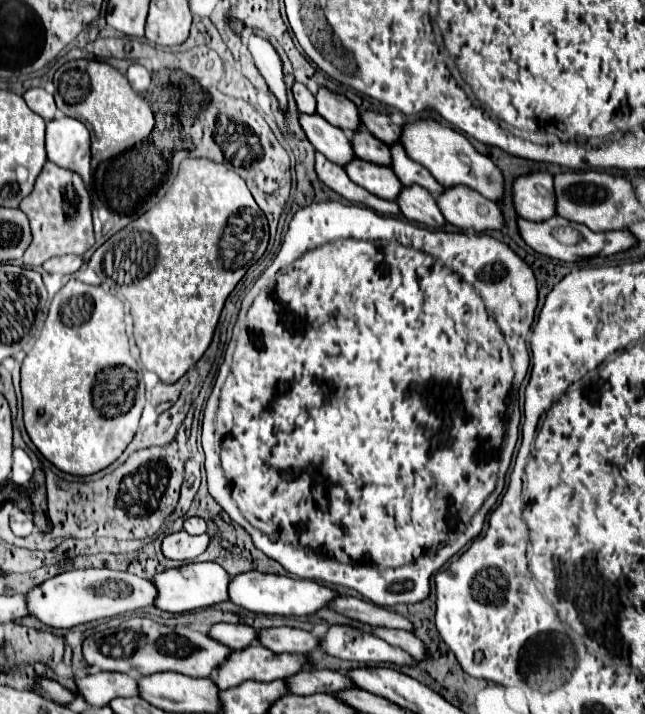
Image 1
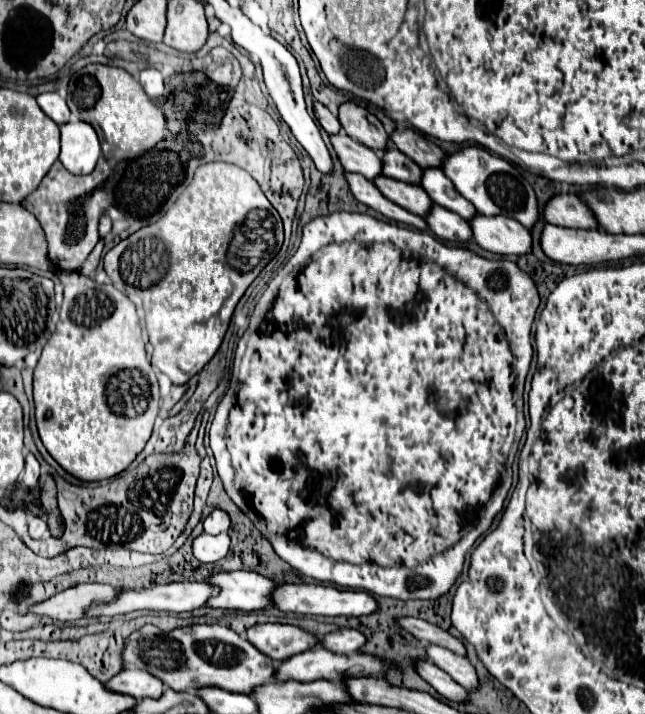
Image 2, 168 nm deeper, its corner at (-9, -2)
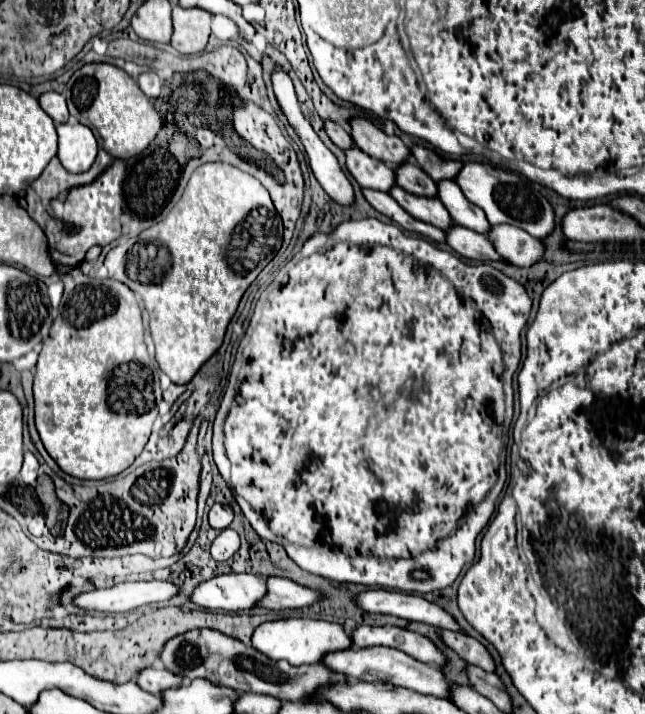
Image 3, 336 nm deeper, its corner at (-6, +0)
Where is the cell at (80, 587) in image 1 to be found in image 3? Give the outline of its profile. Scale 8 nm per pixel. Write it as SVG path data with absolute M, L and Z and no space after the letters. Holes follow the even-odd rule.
M221 574L205 580L189 600L207 610L237 612L253 608L265 594L265 578L255 574Z

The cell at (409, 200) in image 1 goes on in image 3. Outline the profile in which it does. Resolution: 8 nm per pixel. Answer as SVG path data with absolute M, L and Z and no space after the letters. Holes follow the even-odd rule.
M453 224L453 228L445 230L447 236L447 244L461 256L469 258L469 260L481 260L481 262L489 262L489 260L501 260L501 256L495 252L495 248L491 246L491 242L487 240L487 236L473 232L465 226Z

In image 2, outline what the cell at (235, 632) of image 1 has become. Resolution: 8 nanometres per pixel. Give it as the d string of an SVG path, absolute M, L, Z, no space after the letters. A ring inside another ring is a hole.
M256 624L248 630L248 640L276 662L284 662L294 654L320 646L316 634L292 624Z

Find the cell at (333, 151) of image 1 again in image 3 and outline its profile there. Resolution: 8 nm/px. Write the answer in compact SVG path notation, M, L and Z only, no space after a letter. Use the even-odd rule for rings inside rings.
M357 146L345 152L345 158L347 158L347 170L359 182L359 186L389 192L389 188L395 184L393 168L387 168L385 162L371 158Z

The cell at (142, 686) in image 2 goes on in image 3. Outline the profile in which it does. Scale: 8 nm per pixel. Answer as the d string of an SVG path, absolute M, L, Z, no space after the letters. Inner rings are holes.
M145 668L145 670L141 670L137 674L135 682L137 682L139 688L145 688L145 692L159 694L159 692L163 692L167 688L179 686L181 676L171 674L169 670L163 670L163 668Z

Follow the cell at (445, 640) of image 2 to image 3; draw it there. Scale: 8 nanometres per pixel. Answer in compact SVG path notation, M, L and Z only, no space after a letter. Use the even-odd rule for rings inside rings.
M441 630L439 636L441 636L443 644L449 646L453 652L457 652L467 664L475 664L487 672L495 670L495 664L493 664L489 652L475 638L463 634L463 632L453 632L453 630Z

